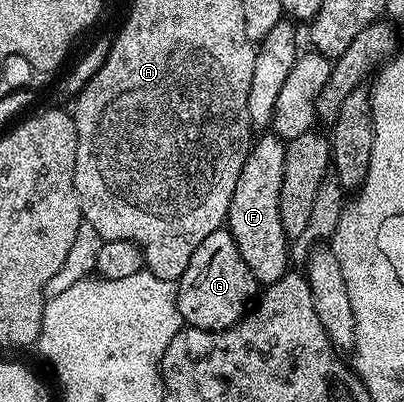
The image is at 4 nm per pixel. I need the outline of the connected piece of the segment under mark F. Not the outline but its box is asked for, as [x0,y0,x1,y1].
[227,132,291,287]

